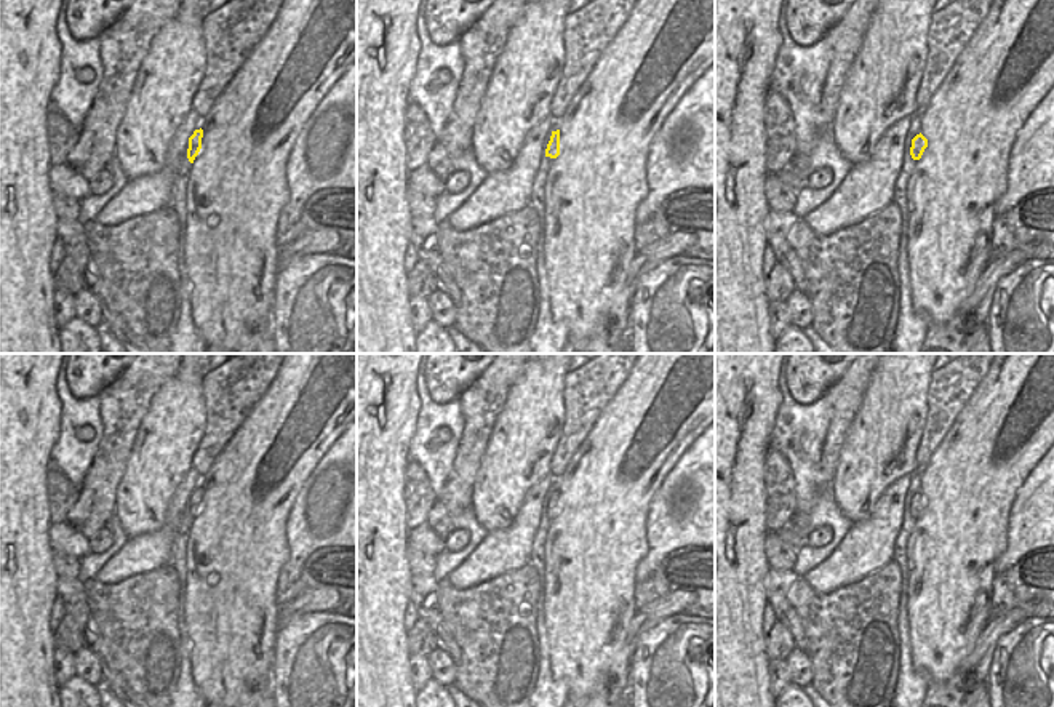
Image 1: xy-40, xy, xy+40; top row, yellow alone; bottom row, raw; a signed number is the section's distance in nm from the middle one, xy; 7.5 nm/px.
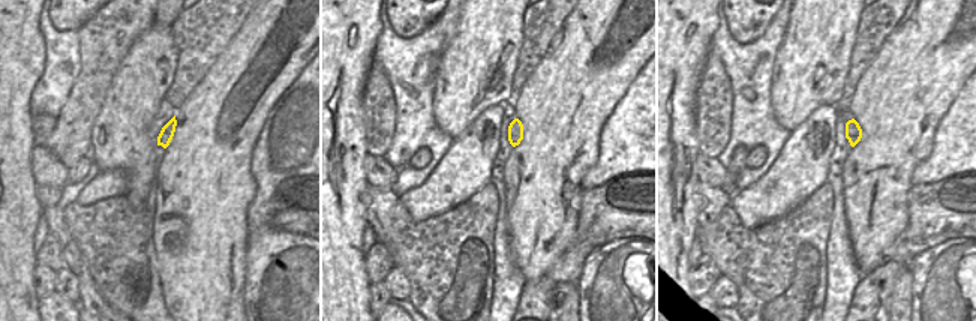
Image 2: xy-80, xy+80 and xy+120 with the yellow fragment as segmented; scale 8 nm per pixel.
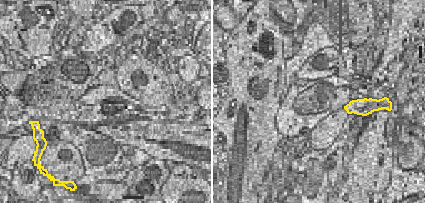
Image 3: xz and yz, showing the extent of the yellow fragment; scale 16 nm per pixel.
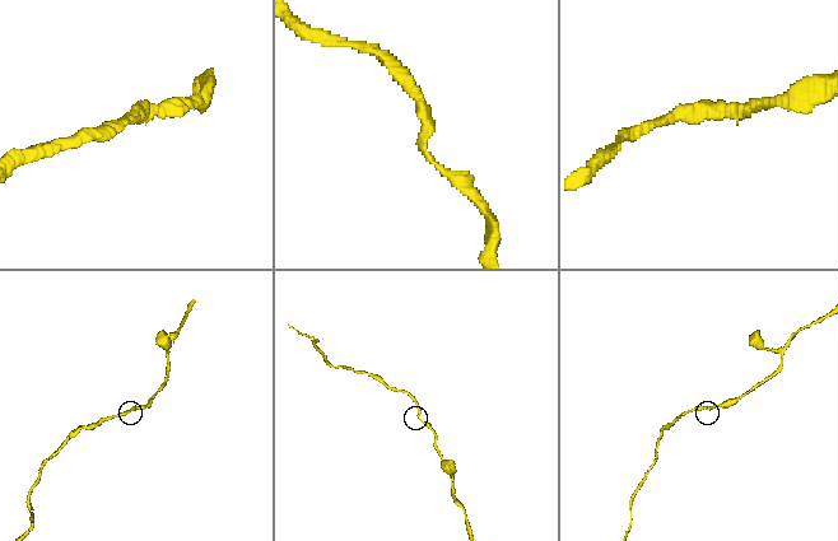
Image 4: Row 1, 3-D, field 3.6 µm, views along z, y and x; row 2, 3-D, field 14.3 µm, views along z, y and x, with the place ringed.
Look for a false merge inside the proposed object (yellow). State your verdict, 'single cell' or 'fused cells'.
single cell

